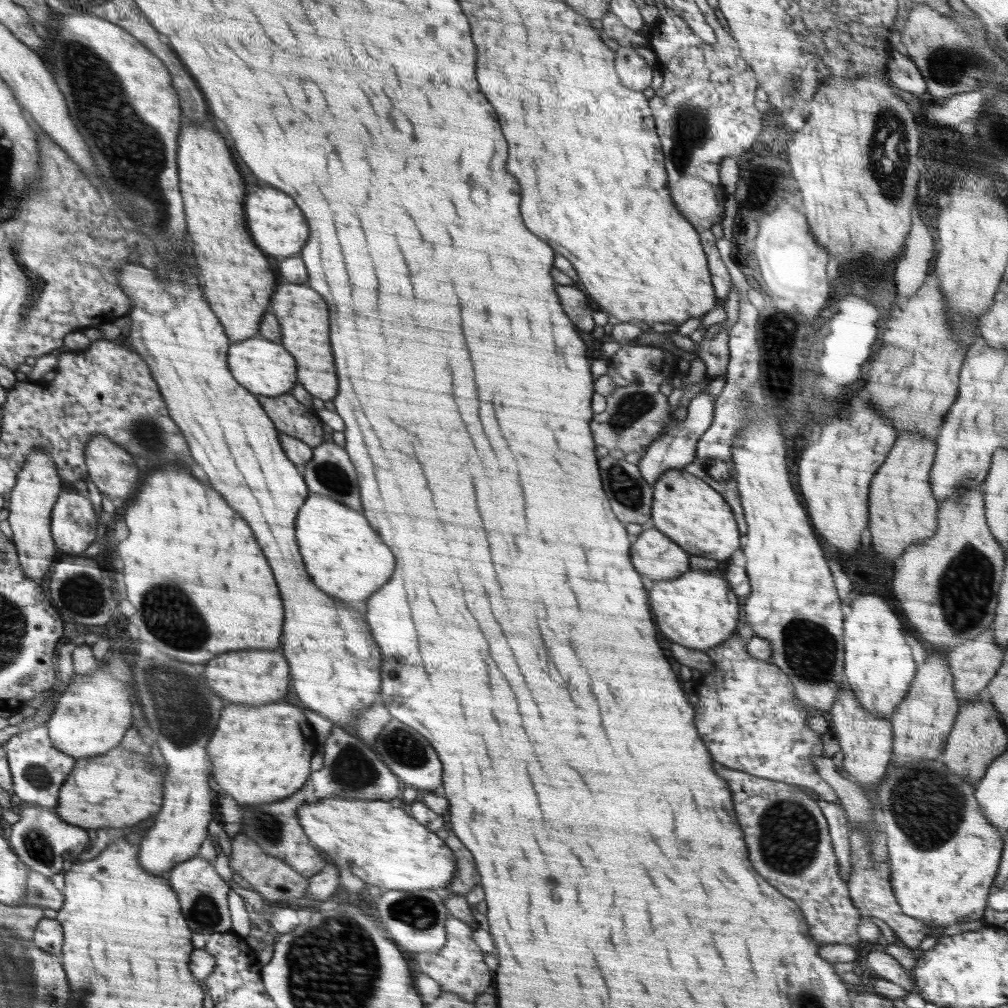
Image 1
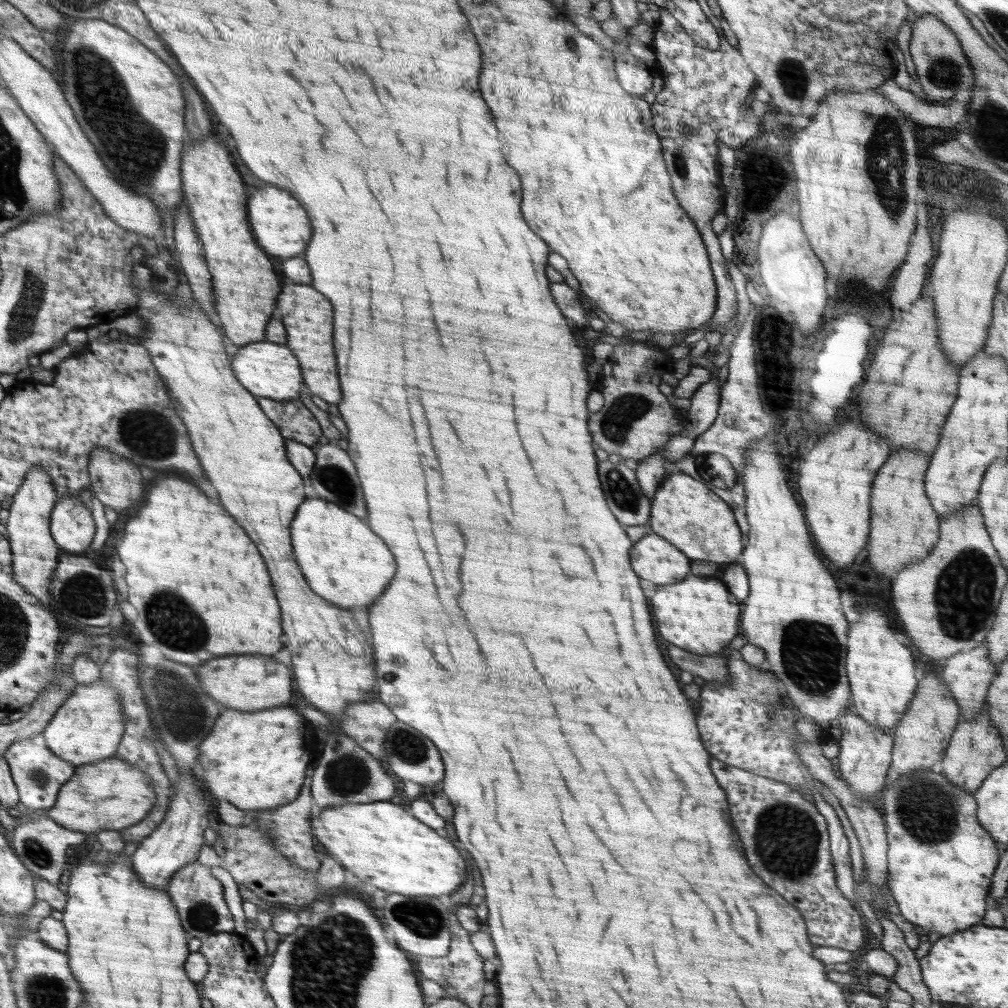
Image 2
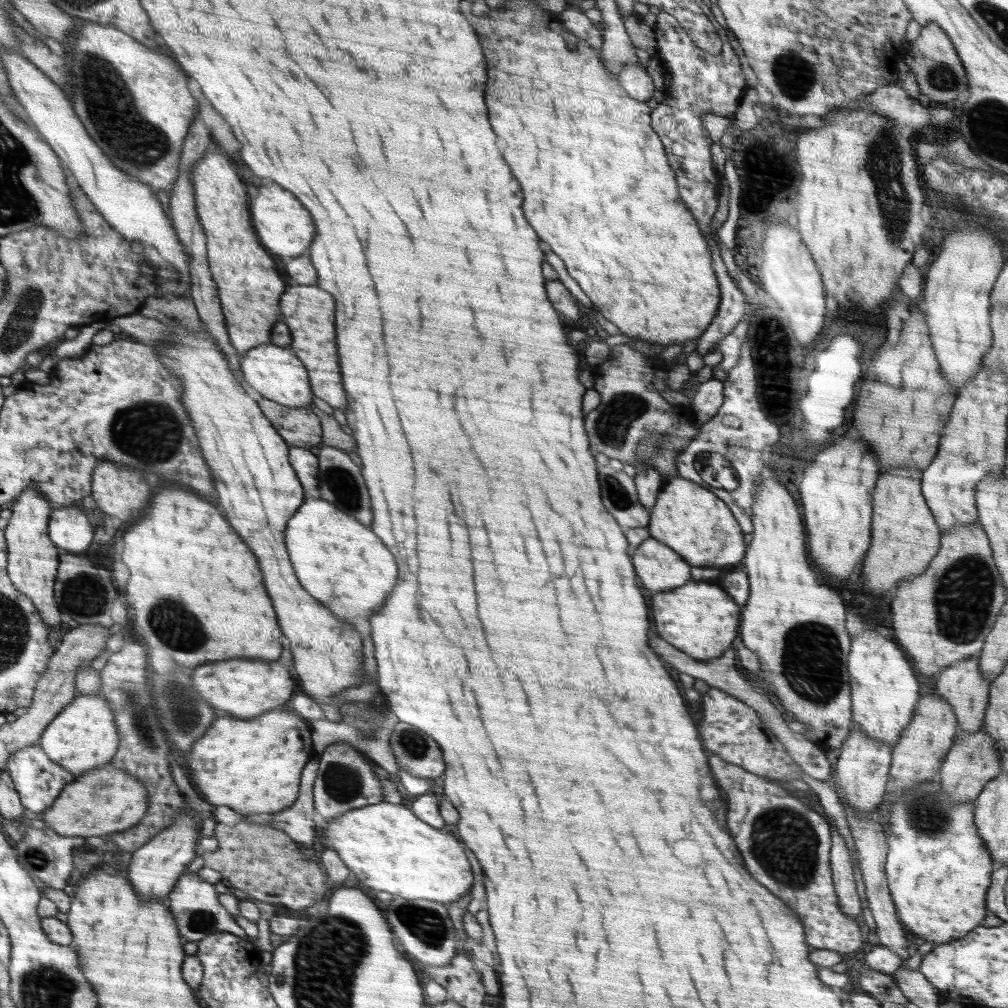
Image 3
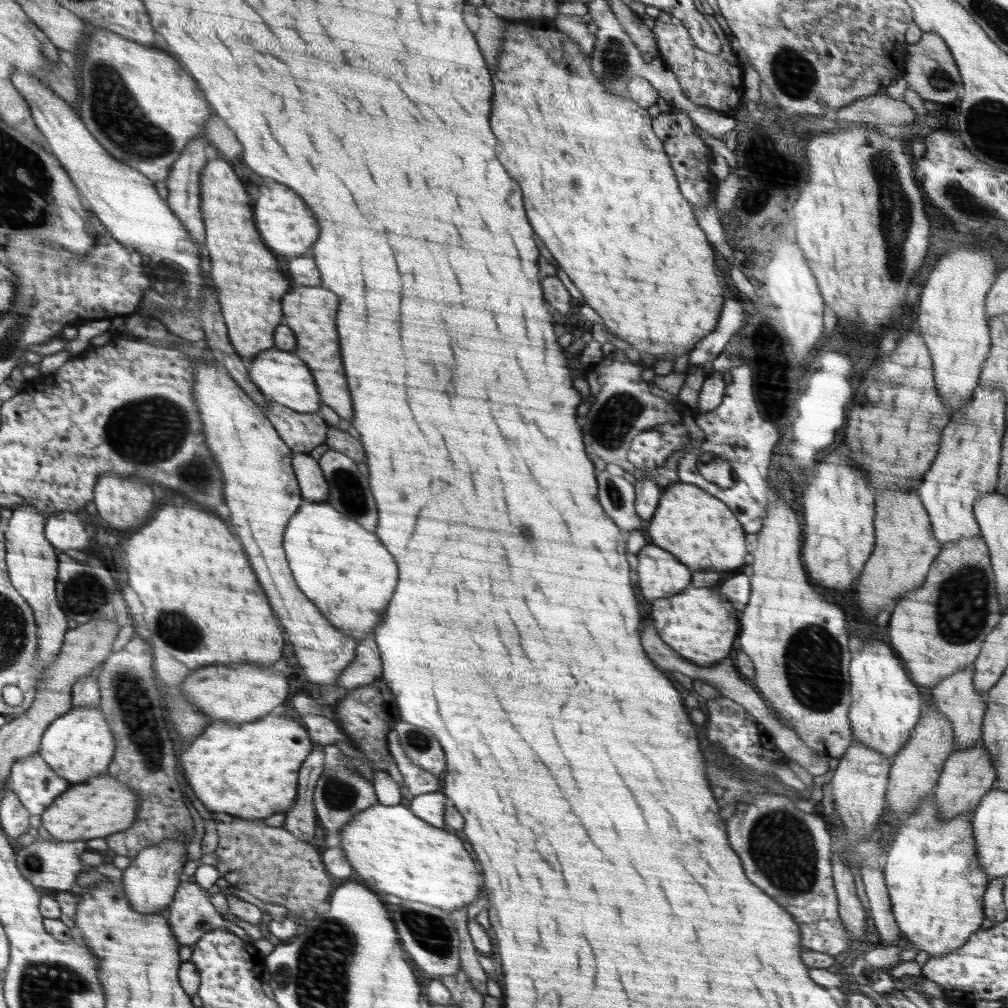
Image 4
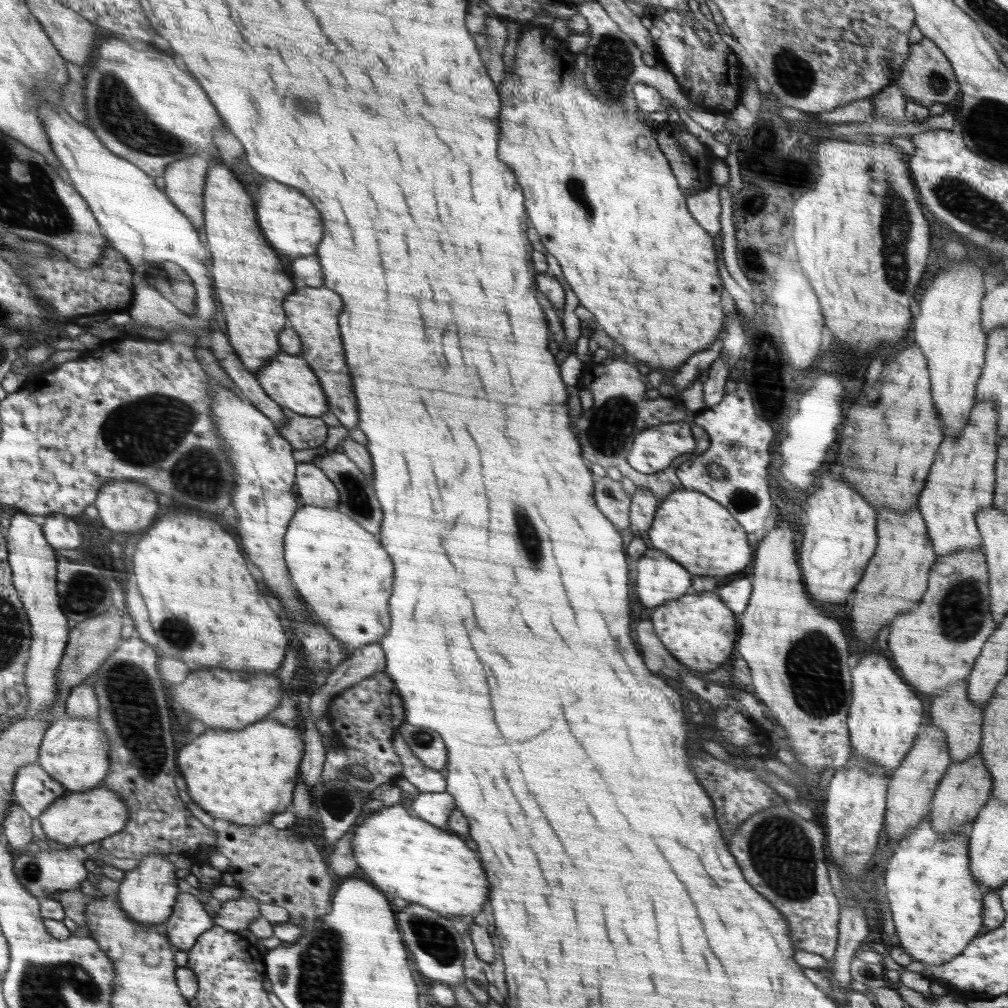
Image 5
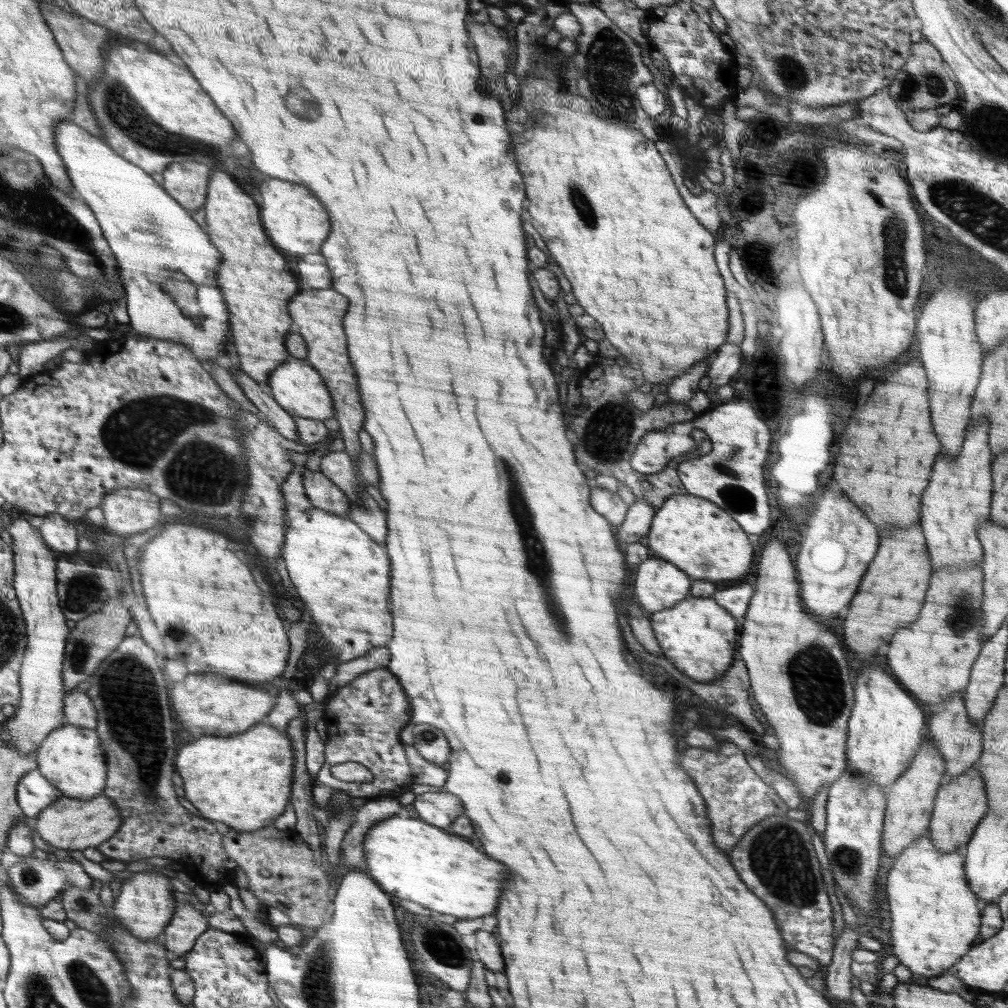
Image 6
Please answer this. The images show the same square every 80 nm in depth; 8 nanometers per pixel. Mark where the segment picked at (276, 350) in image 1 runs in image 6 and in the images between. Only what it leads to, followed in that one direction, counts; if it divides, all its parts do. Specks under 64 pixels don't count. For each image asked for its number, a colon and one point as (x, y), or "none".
2: (269, 370)
3: (273, 372)
4: (283, 378)
5: (289, 380)
6: (297, 387)

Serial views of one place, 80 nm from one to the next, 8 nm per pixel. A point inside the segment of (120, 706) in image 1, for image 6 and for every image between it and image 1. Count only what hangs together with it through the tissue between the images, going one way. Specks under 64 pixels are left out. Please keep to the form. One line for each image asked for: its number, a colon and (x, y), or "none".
2: (89, 726)
3: (84, 736)
4: (78, 745)
5: (76, 752)
6: (71, 758)

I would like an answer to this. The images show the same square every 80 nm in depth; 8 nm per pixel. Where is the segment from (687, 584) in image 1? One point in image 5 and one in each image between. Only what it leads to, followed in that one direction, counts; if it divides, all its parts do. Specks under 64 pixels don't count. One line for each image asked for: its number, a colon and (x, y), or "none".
2: (700, 615)
3: (700, 619)
4: (698, 623)
5: (698, 630)

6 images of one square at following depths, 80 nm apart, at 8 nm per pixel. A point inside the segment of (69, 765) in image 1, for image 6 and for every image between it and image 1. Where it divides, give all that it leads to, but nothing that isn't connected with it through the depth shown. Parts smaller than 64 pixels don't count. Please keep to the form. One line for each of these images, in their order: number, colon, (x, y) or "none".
2: (38, 774)
3: (38, 780)
4: (36, 785)
5: (34, 789)
6: (34, 793)

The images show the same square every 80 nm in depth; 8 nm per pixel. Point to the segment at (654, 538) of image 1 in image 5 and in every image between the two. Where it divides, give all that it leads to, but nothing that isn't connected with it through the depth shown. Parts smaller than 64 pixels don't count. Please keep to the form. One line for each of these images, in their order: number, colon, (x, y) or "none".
2: (654, 559)
3: (659, 569)
4: (661, 575)
5: (660, 579)

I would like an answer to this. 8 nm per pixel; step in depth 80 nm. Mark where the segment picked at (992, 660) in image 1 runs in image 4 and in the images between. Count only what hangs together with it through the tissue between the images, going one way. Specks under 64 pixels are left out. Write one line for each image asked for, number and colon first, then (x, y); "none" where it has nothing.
2: (968, 675)
3: (961, 685)
4: (955, 696)

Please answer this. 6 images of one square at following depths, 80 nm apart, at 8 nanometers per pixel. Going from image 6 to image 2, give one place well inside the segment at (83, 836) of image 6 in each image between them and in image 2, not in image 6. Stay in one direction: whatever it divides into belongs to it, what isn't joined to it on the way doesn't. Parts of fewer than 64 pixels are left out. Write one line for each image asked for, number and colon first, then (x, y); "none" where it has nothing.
2: (127, 795)
3: (78, 811)
4: (102, 806)
5: (77, 818)

